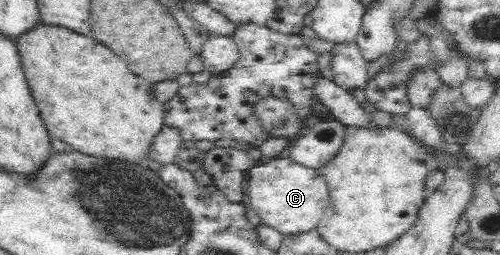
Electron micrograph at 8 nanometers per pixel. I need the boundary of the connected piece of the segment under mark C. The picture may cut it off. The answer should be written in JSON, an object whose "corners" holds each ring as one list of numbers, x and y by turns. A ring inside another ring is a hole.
{"corners":[[285,154,257,162,248,170,247,208,258,214,261,223,283,235,308,232,317,228,330,204,328,186,312,168,294,162]]}

